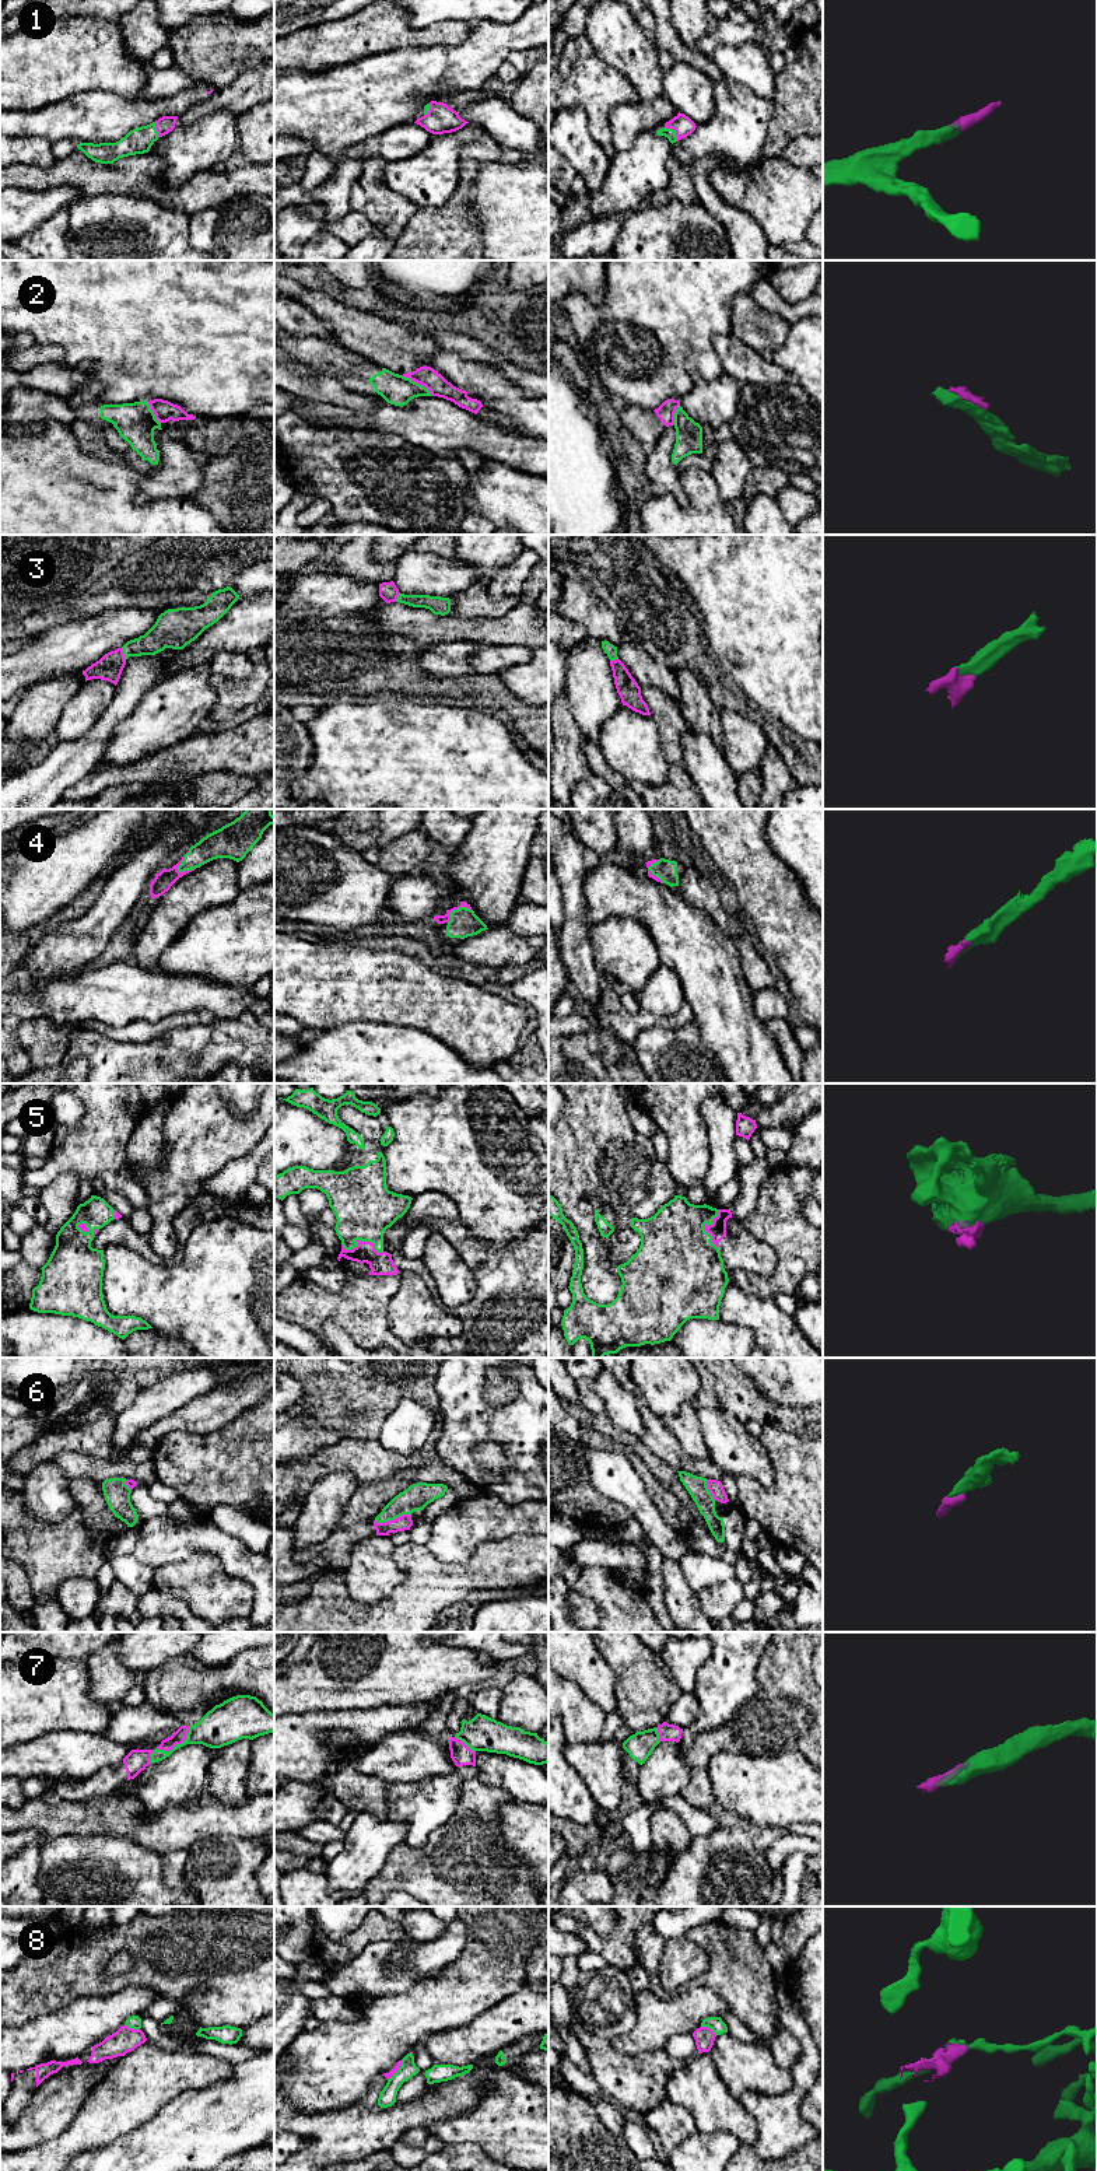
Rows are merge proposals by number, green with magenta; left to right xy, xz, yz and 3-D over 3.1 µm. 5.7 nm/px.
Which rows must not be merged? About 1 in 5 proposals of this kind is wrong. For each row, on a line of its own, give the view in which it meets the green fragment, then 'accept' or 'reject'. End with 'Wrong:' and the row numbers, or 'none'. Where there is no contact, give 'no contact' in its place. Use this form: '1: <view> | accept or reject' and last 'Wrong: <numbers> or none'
1: yz | accept
2: xz | reject
3: xy | accept
4: xy | accept
5: xz | accept
6: xz | accept
7: xy | accept
8: xz | reject
Wrong: 2, 8

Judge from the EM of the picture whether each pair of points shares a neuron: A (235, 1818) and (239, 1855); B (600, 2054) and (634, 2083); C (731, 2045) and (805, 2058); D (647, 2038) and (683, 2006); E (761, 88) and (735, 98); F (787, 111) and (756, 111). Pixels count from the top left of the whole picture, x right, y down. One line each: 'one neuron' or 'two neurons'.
A: two neurons
B: one neuron
C: two neurons
D: one neuron
E: two neurons
F: two neurons

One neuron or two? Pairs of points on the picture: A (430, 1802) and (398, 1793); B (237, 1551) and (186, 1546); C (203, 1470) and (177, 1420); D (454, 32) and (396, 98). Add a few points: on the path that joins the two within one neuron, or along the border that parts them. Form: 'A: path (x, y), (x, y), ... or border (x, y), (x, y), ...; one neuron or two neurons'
A: path (421, 1802), (406, 1802); one neuron
B: path (224, 1547), (220, 1544), (199, 1544); one neuron
C: border (216, 1429), (207, 1434), (170, 1431), (156, 1449); two neurons
D: border (470, 31), (458, 44), (409, 48); two neurons

